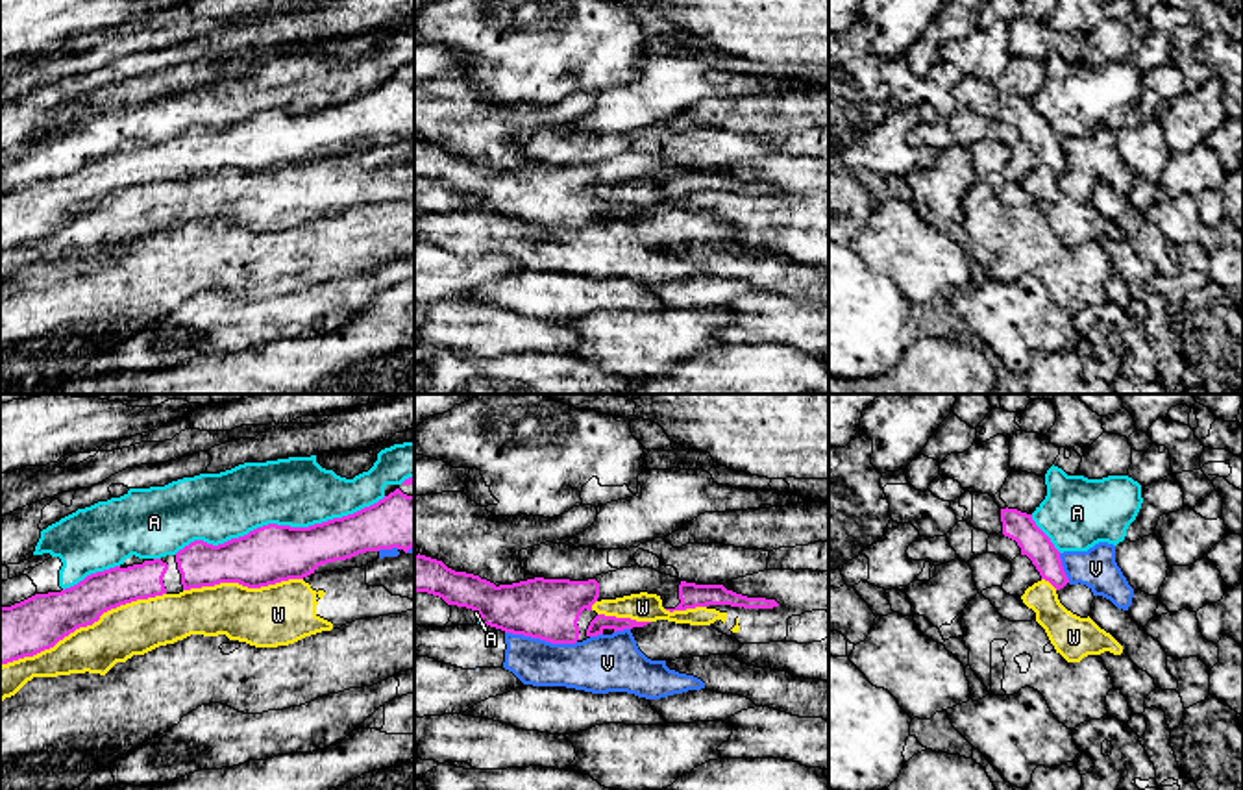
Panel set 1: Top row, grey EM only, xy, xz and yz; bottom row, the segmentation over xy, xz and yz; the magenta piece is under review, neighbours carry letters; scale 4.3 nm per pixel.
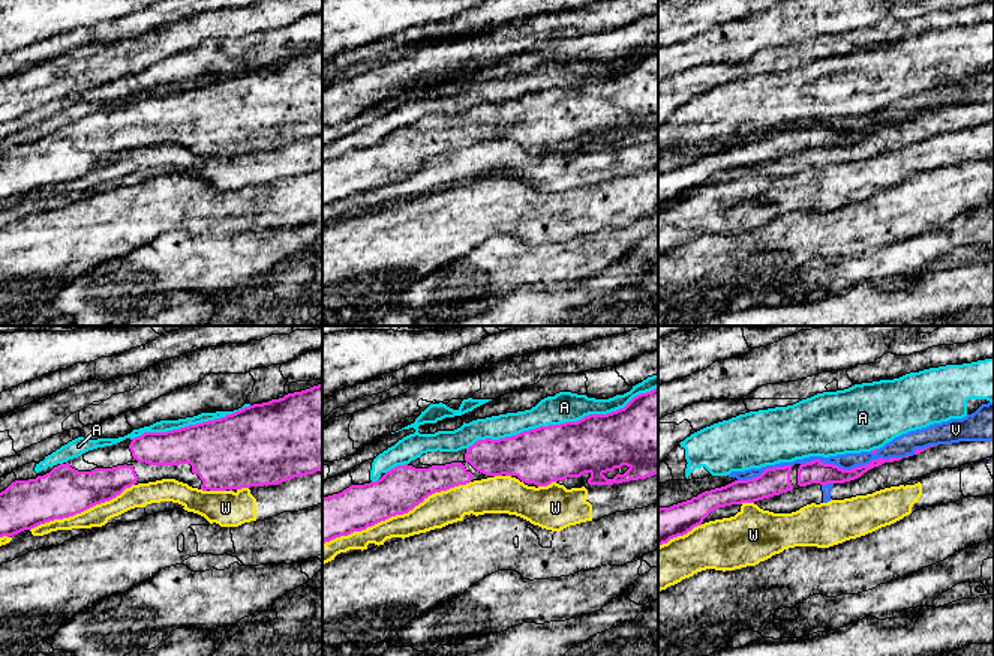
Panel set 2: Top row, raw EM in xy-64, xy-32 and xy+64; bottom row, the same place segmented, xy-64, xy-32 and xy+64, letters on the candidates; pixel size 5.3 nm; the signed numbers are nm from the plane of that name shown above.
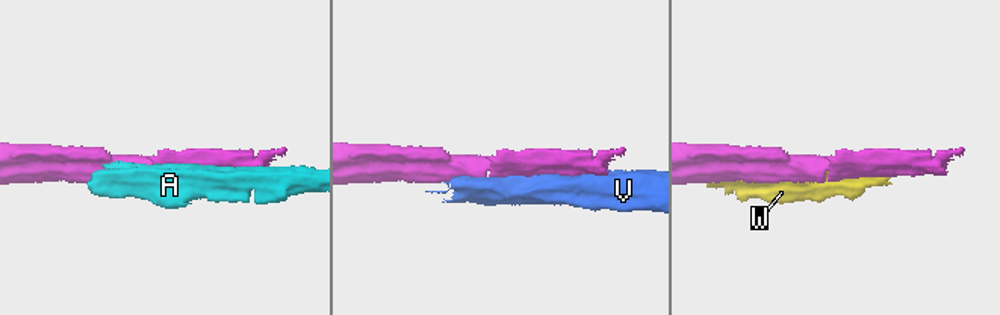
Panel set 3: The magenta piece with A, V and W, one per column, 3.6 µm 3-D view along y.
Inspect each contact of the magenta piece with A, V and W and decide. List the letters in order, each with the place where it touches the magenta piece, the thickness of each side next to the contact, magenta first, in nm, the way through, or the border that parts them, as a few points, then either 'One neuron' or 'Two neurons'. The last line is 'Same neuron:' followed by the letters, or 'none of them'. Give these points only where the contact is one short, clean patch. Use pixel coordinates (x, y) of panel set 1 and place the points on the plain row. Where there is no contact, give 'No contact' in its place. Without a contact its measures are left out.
A: Touches magenta at xy (280, 111). Thickness 260 nm (magenta) against 300 nm. Two neurons
V: Touches magenta at xz (541, 224). Thickness 260 nm (magenta) against 220 nm. Two neurons
W: Touches magenta at xy (82, 211). Thickness 240 nm (magenta) against 220 nm. Two neurons
Same neuron: none of them

